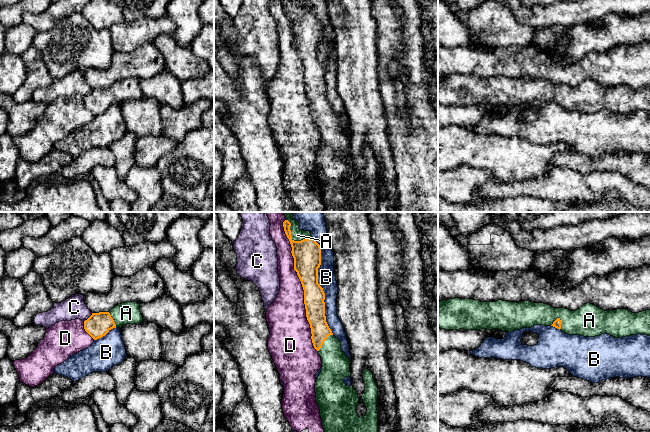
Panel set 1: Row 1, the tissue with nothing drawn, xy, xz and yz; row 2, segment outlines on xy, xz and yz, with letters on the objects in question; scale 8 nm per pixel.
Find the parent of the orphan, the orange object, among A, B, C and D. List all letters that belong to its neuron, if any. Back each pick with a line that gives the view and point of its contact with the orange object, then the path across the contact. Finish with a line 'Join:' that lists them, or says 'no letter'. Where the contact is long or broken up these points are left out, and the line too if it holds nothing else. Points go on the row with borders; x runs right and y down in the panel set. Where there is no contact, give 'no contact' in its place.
A: meets orange in xz at (293, 240)
Join: A

